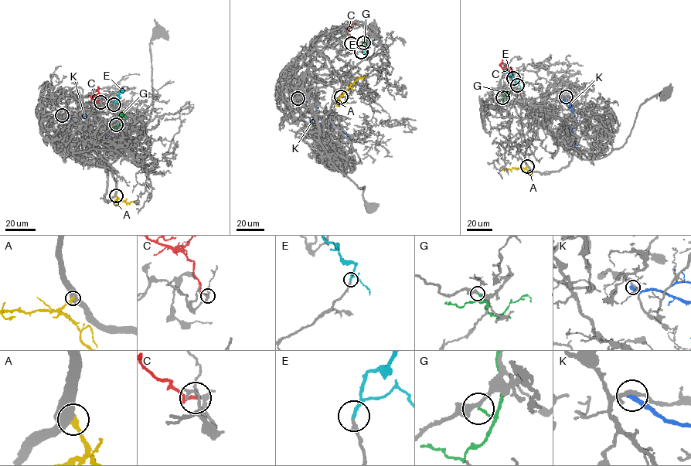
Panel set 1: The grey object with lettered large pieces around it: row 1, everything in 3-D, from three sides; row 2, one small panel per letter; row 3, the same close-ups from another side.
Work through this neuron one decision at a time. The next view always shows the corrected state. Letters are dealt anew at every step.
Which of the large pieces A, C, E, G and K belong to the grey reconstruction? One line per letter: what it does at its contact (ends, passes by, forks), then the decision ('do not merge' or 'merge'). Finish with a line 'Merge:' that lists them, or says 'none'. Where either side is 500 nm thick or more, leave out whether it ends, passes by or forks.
A: do not merge
C: it ends there; do not merge
E: it ends there; merge
G: it ends there; do not merge
K: it ends there; do not merge
Merge: E

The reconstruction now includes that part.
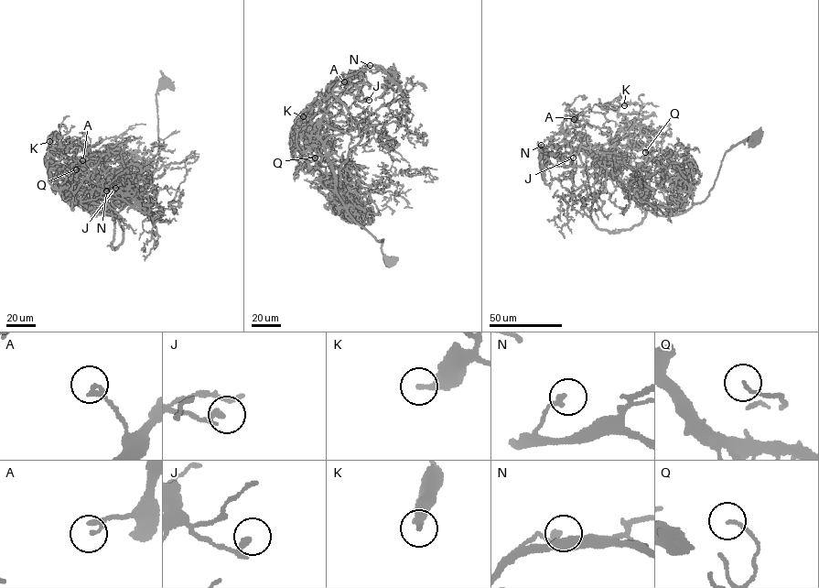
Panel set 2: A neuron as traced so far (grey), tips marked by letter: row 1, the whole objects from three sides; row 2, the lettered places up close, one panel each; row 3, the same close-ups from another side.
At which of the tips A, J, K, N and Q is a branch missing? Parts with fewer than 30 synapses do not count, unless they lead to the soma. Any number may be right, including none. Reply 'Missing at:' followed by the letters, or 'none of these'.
Missing at: none of these

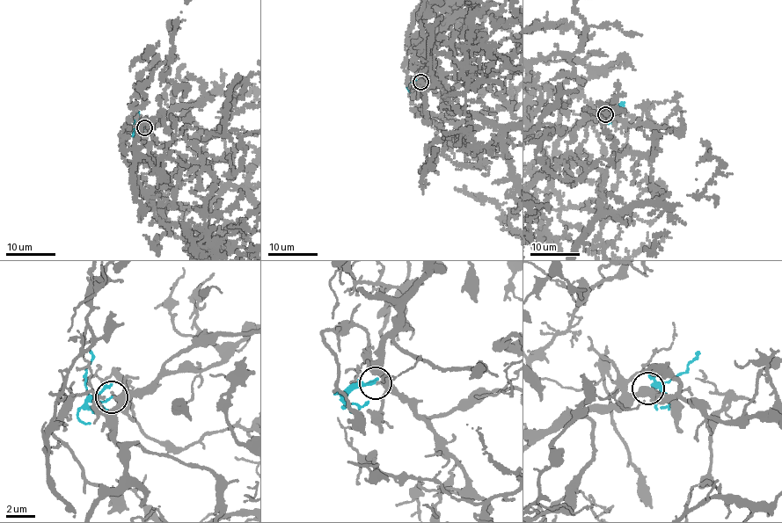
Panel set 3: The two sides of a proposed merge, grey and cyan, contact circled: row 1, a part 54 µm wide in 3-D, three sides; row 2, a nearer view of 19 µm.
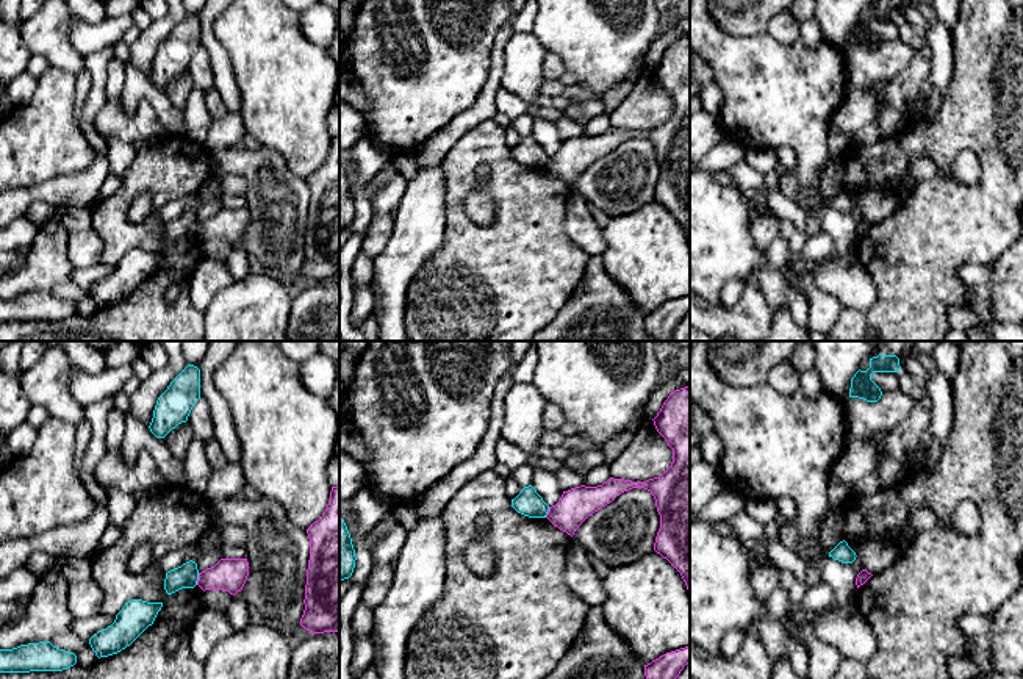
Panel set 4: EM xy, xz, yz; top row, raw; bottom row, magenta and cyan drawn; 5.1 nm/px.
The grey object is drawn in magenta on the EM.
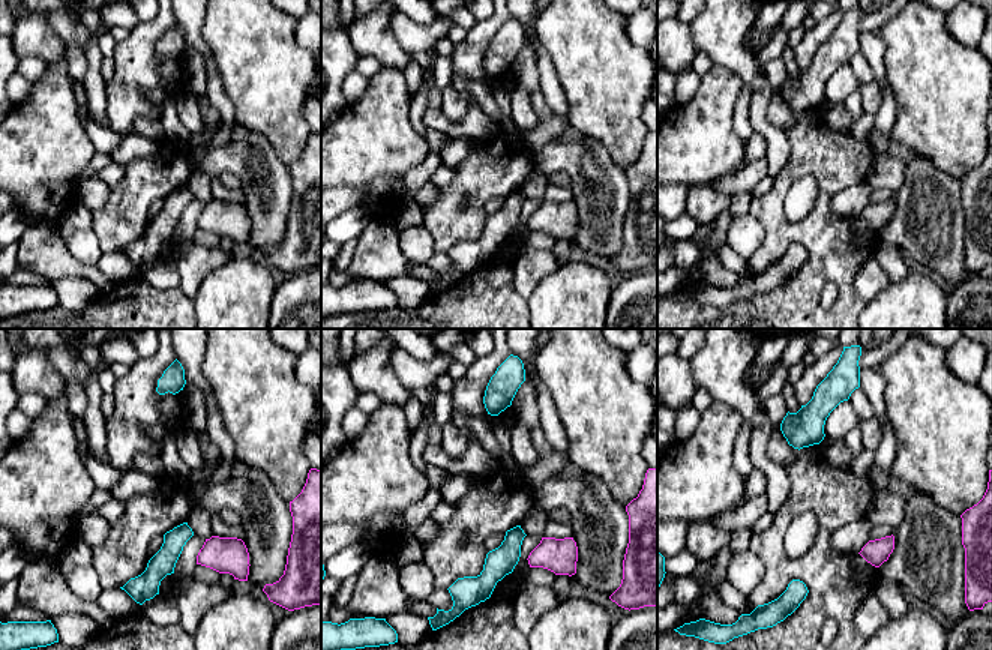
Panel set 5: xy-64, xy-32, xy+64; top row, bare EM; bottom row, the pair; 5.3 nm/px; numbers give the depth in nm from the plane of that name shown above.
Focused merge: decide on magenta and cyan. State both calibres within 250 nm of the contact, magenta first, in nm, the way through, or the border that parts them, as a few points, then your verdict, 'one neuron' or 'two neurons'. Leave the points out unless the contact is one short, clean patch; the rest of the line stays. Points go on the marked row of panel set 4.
170/120 nm | along xy (199, 573), (196, 584) | two neurons

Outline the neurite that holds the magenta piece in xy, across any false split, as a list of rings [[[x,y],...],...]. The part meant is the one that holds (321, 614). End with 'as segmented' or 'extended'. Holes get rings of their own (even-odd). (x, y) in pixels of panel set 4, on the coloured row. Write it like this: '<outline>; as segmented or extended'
[[[339,487],[322,516],[307,529],[310,560],[300,626],[313,634],[339,630]]]; as segmented

